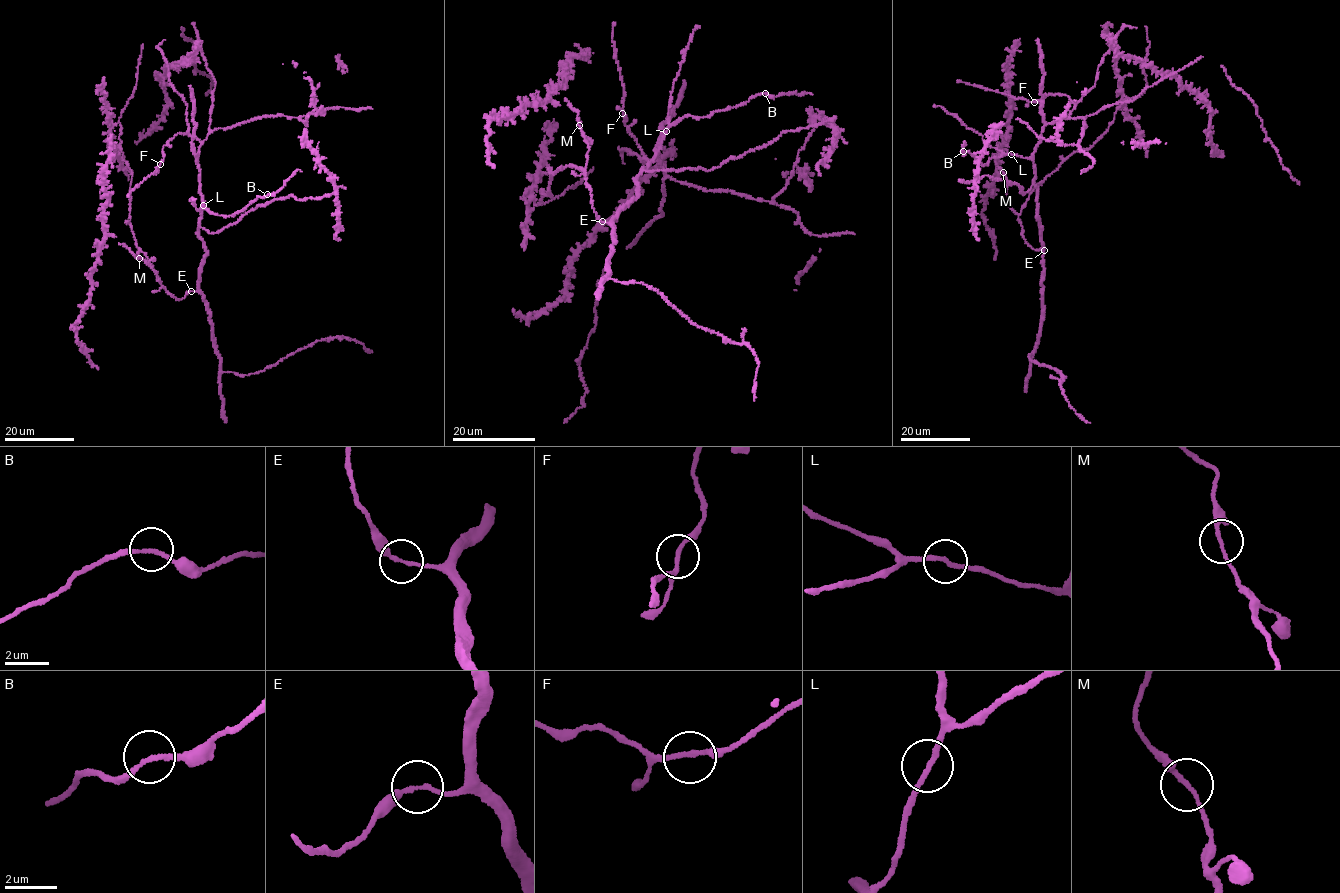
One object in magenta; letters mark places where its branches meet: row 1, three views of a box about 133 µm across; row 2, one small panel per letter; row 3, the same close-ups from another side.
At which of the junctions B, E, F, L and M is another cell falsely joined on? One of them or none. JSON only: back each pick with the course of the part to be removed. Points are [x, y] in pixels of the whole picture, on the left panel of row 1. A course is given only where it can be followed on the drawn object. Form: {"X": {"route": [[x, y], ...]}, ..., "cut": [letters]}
{"cut": []}

